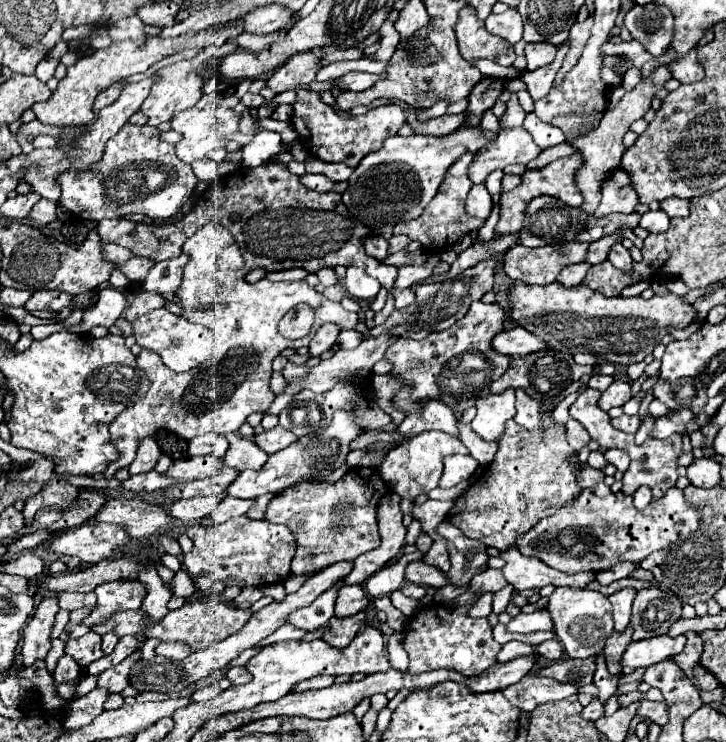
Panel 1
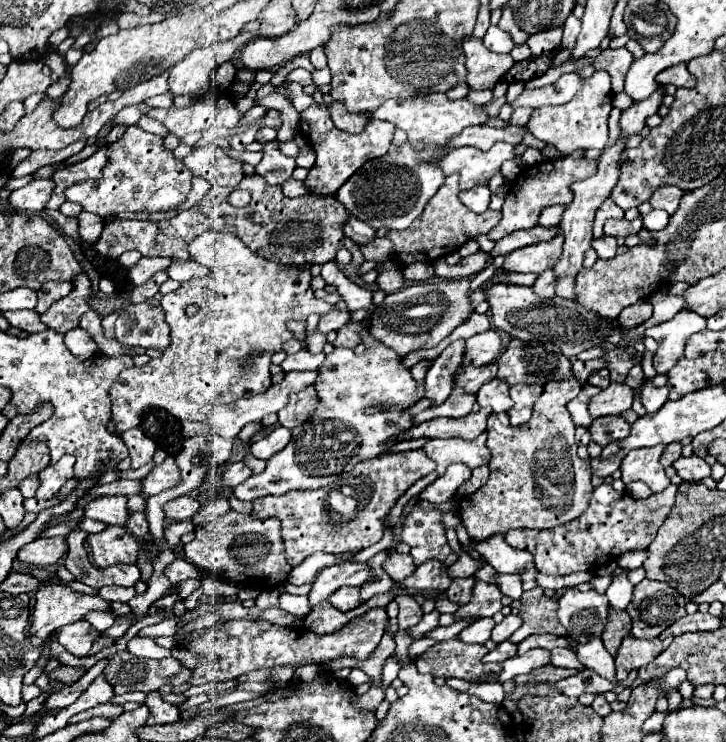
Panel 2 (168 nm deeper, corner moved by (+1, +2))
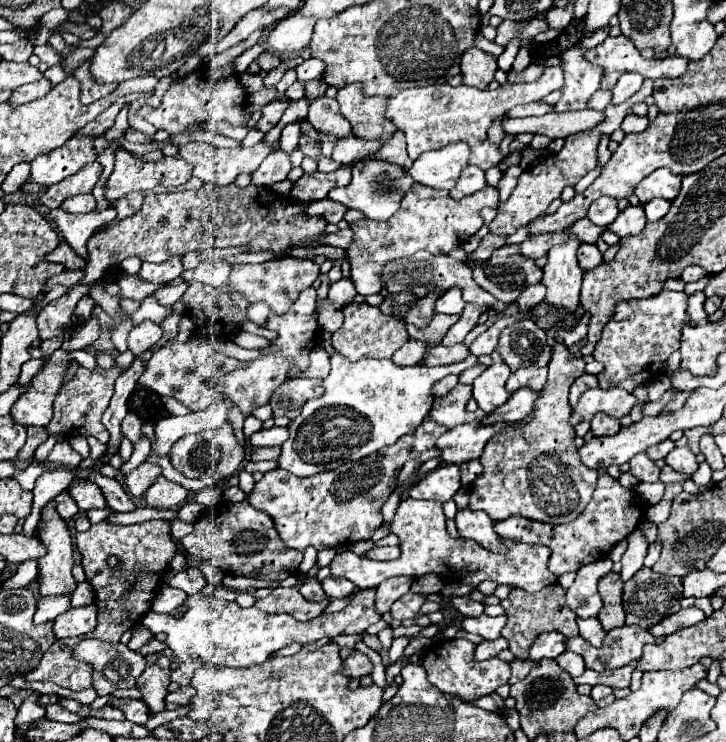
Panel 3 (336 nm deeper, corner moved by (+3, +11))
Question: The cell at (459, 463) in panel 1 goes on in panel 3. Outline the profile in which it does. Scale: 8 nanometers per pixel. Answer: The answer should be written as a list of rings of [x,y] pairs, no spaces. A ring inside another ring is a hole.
[[[444,464],[434,472],[428,472],[420,478],[410,490],[408,496],[414,500],[450,500],[460,488],[460,466],[458,464]]]

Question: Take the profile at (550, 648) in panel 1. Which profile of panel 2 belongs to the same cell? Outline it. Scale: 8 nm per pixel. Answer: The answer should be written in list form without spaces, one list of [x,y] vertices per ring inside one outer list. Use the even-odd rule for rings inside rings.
[[[556,647],[550,651],[550,663],[556,667],[574,667],[574,669],[584,669],[580,661],[576,659],[576,653],[572,649],[562,649]]]

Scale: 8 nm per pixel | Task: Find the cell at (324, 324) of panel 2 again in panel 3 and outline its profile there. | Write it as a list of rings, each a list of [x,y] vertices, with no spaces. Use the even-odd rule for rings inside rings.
[[[342,278],[342,280],[338,280],[338,282],[334,282],[334,284],[330,286],[328,300],[338,302],[338,304],[344,306],[344,304],[352,302],[356,294],[358,294],[358,292],[356,292],[356,288],[354,288],[354,282],[352,282],[350,278]]]

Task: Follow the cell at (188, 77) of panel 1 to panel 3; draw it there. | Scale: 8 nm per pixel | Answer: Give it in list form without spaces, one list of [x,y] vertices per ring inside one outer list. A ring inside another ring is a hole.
[[[258,8],[258,10],[252,10],[252,12],[248,12],[248,14],[232,28],[232,32],[228,32],[222,40],[218,40],[218,42],[214,42],[214,44],[204,44],[204,46],[200,46],[198,54],[200,54],[202,58],[206,58],[206,56],[210,56],[210,54],[224,52],[224,50],[228,50],[230,46],[234,46],[234,44],[246,40],[254,30],[258,30],[258,28],[268,28],[268,26],[280,22],[282,18],[286,18],[288,14],[290,14],[290,8],[274,8],[274,10]]]

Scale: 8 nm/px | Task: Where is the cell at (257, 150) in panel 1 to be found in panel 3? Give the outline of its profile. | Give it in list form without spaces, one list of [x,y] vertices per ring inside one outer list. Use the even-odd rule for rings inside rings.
[[[276,100],[276,102],[266,104],[266,106],[262,108],[262,118],[258,120],[256,128],[258,128],[260,132],[268,132],[270,128],[274,128],[274,126],[280,122],[280,118],[282,118],[284,110],[288,108],[288,104],[290,104],[290,102],[286,102],[286,100]]]

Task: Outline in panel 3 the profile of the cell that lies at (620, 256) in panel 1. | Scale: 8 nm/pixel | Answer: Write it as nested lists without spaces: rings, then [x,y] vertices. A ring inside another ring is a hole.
[[[582,218],[582,220],[576,220],[572,226],[566,228],[566,232],[572,232],[574,236],[578,236],[582,242],[596,242],[602,234],[602,228],[598,228],[596,224],[592,224],[588,218]]]

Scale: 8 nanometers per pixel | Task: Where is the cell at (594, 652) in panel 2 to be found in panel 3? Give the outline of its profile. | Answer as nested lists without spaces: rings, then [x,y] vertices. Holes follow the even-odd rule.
[[[578,618],[576,622],[578,622],[578,628],[580,628],[580,636],[598,648],[598,644],[602,644],[602,636],[606,636],[600,620],[598,618],[586,618],[586,620]]]

